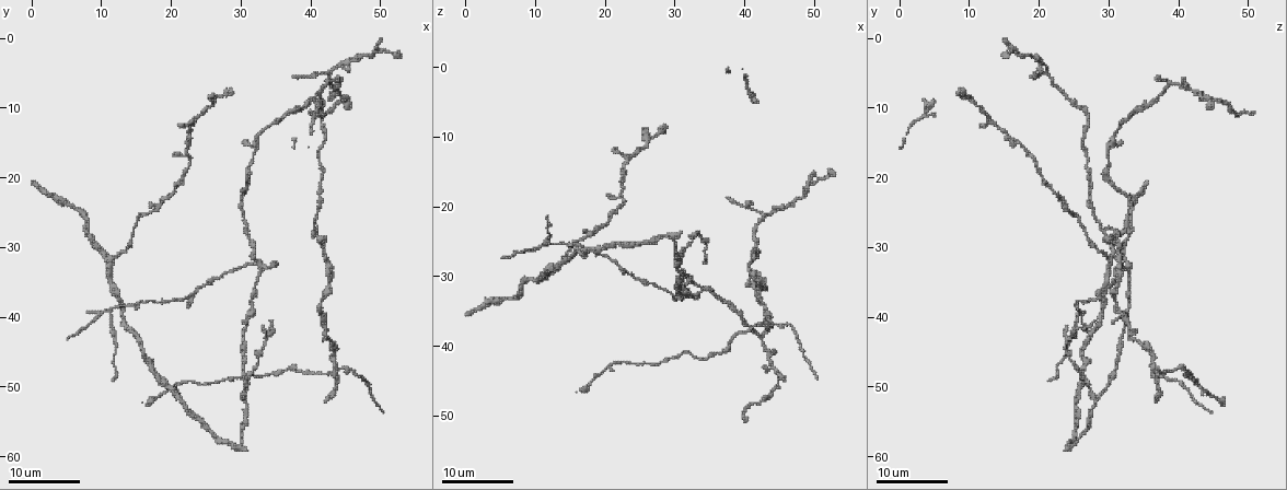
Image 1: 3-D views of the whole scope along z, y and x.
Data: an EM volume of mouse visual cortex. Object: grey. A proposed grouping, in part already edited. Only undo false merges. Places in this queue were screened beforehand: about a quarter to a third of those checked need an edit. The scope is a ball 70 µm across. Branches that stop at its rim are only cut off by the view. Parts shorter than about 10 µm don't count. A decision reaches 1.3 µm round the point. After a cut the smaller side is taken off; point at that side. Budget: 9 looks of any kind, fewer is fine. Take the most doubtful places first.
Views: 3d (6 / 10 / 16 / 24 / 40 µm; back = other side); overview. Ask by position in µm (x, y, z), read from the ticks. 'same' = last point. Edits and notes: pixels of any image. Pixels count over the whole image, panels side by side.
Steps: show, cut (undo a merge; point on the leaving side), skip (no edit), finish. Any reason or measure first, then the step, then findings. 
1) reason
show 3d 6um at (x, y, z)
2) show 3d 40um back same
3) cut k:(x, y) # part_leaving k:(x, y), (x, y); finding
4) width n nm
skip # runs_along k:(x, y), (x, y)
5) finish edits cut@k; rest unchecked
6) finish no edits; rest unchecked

branch point
show 3d 16um at (41.0, 27.5, 29.5)

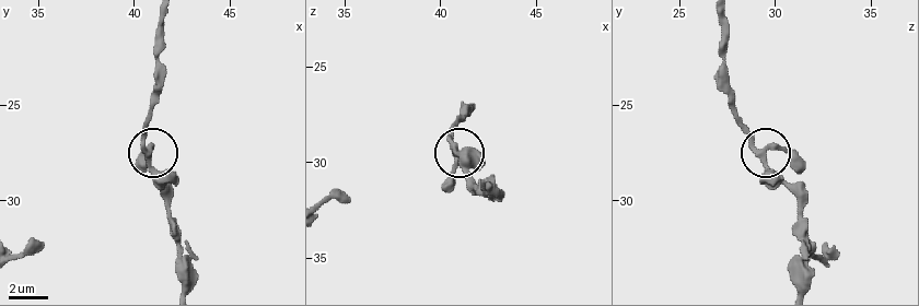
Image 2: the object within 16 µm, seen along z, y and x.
show 3d 10um at (40.8, 27.8, 29.4)

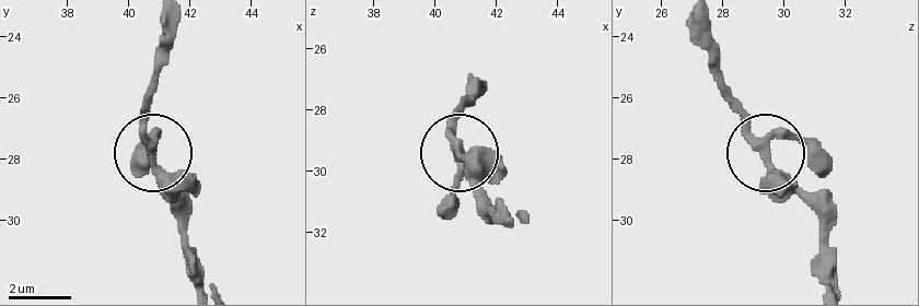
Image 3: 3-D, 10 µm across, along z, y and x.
arms 3
skip # all the same neuron

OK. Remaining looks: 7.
arms part here
show 3d 24um at (32.5, 31.5, 32.5)

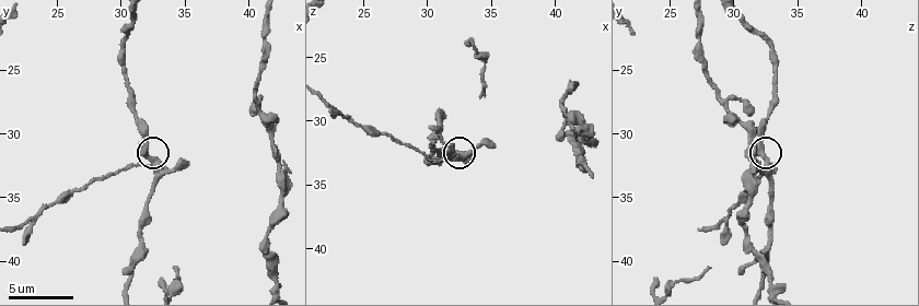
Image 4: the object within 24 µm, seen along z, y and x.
show 3d 10um at (32.0, 32.0, 32.4)

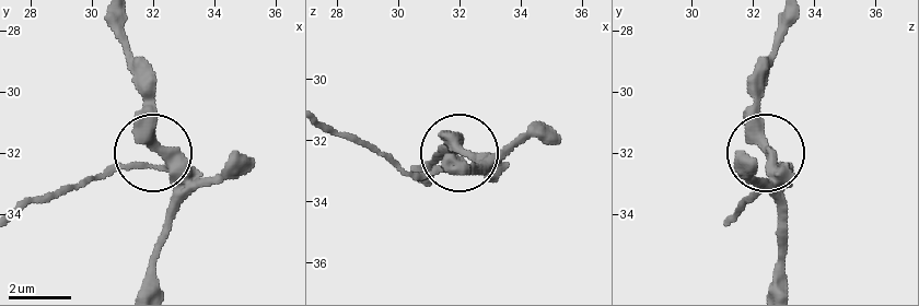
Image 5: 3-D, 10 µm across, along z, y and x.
cut 5:(119, 171) # part_leaving 5:(165, 168), (114, 168), (20, 202); a second neuron is stuck on

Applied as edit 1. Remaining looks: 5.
show 3d 24um at (30.5, 51.5, 28.0)

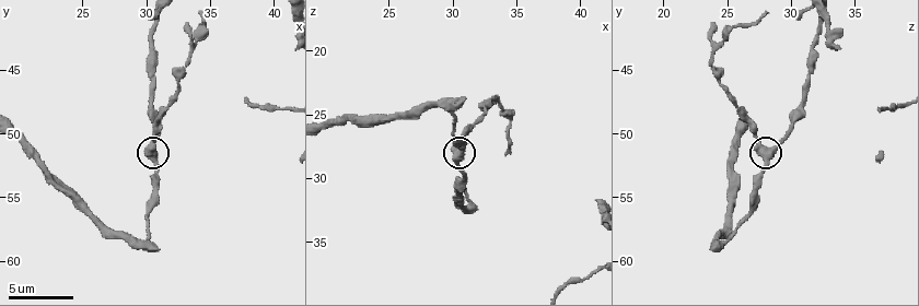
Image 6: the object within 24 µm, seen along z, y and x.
show 3d 10um same

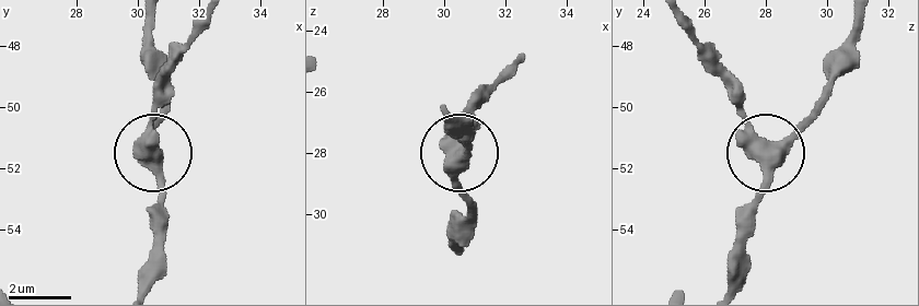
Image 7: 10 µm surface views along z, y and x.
width 480 nm
skip # runs_along 7:(149, 284), (160, 190), (151, 91); continuous, no second neuron

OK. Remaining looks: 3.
side arm on a straight run
show 3d 24um at (18.0, 24.5, 24.0)

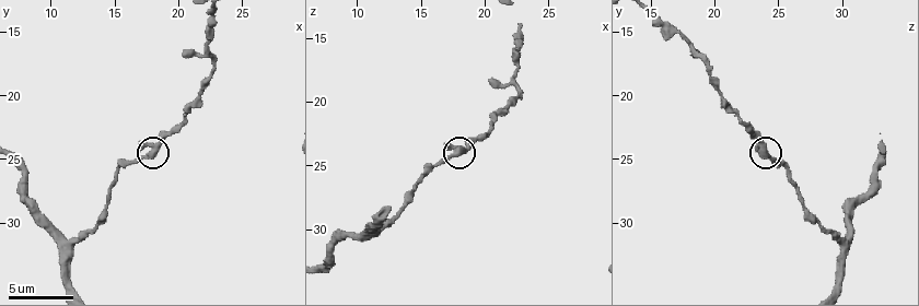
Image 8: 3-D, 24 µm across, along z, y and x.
closer look
show 3d 10um at (17.8, 24.8, 24.2)

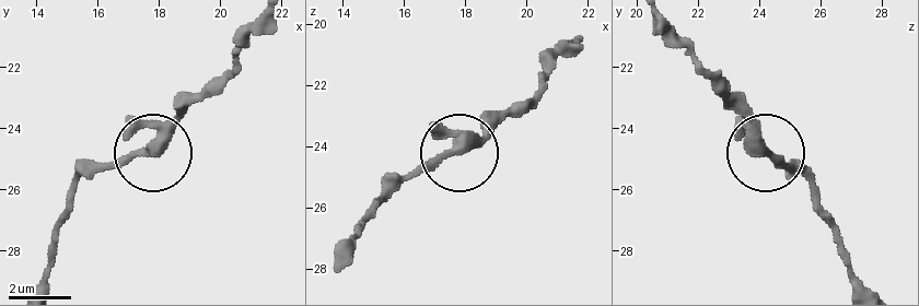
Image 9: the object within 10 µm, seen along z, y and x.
skip # runs_along 9:(871, 286), (809, 177), (769, 153), (717, 85); one neuron here

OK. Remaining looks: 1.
two arms in line, one across
show 3d 6um at (32.4, 46.2, 24.6)

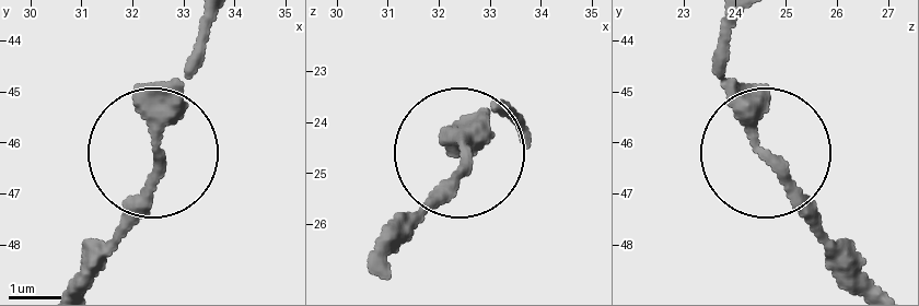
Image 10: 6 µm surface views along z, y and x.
arms 3
skip # runs_along 10:(869, 277), (755, 133), (725, 46); one neuron here

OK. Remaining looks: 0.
finish edits cut@5; rest unchecked

